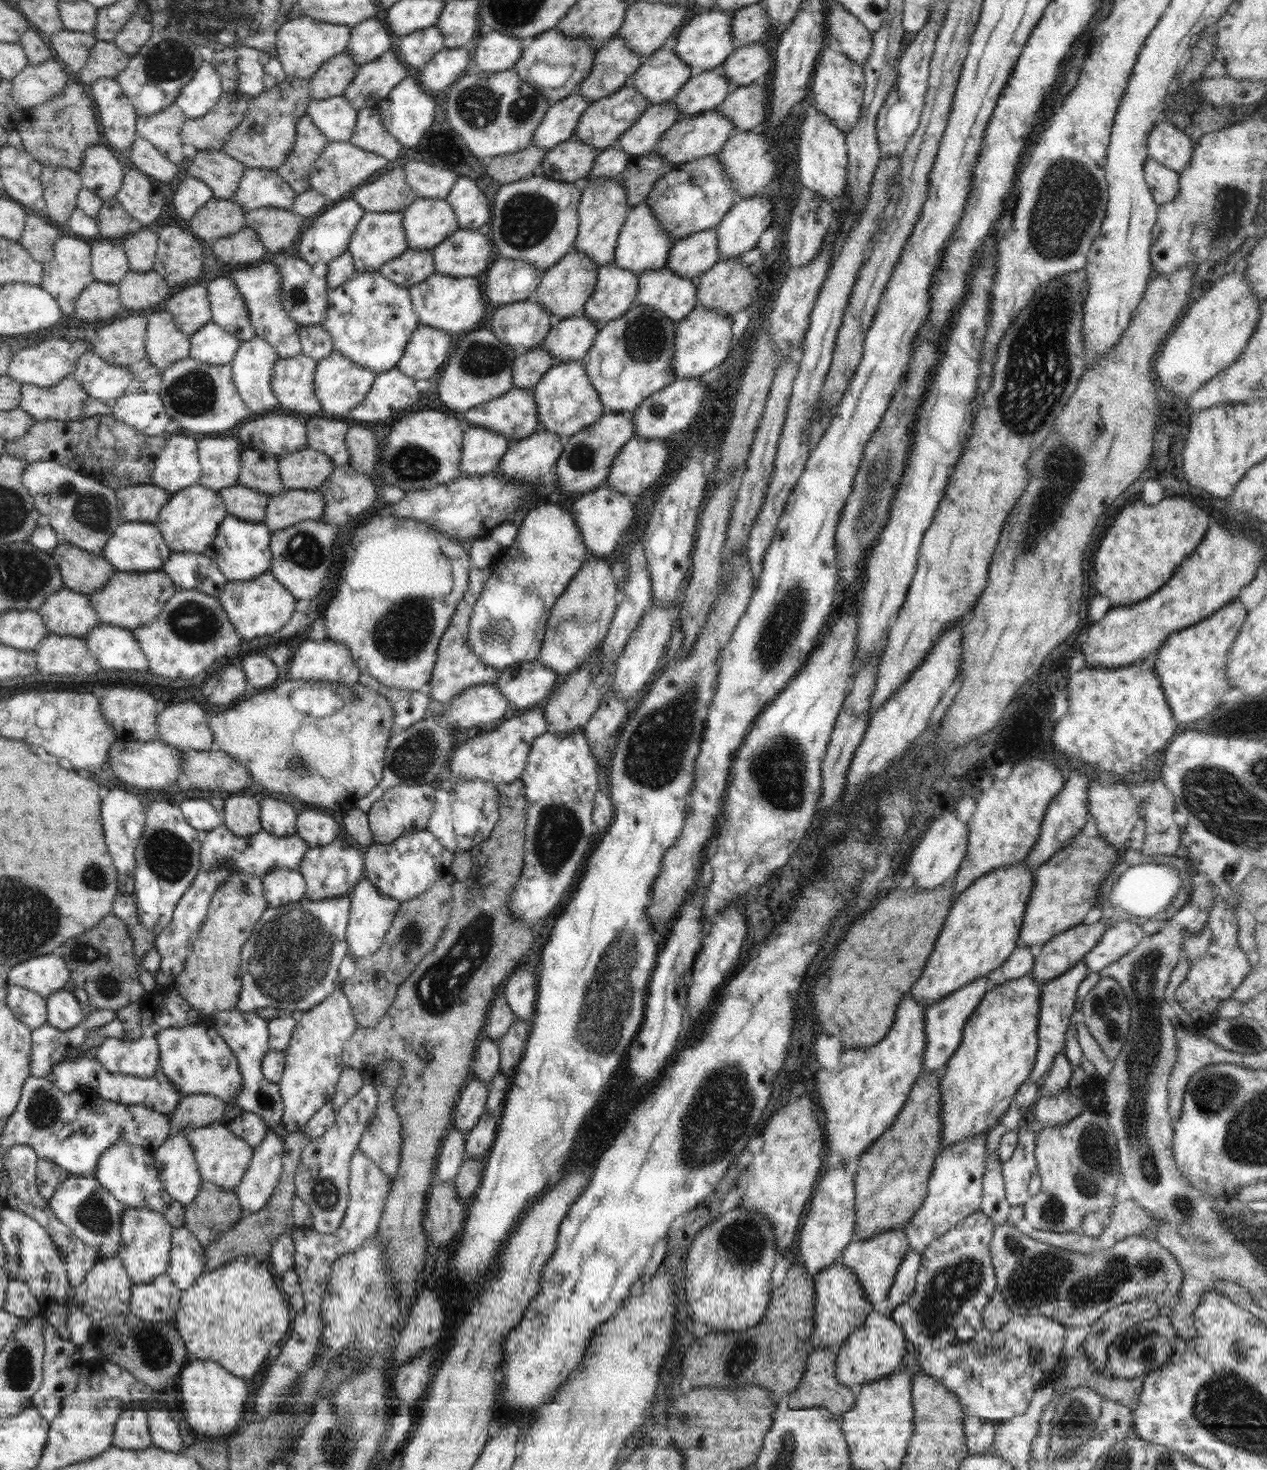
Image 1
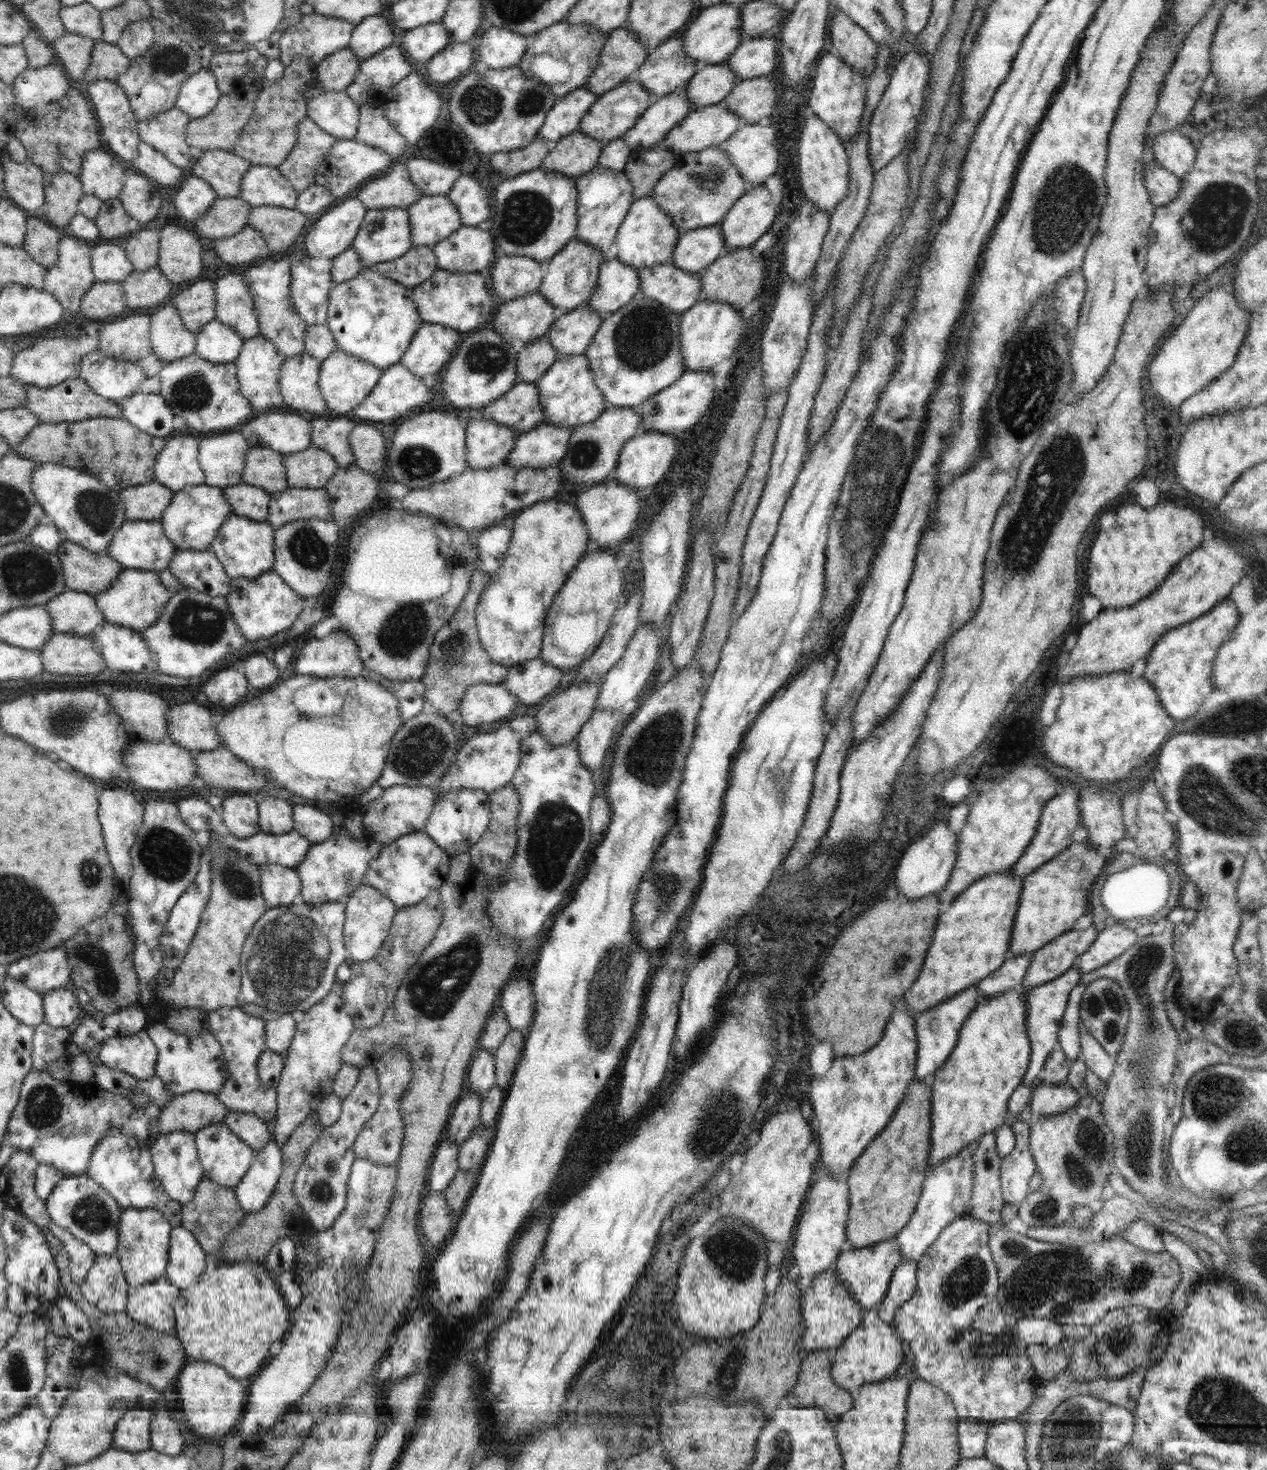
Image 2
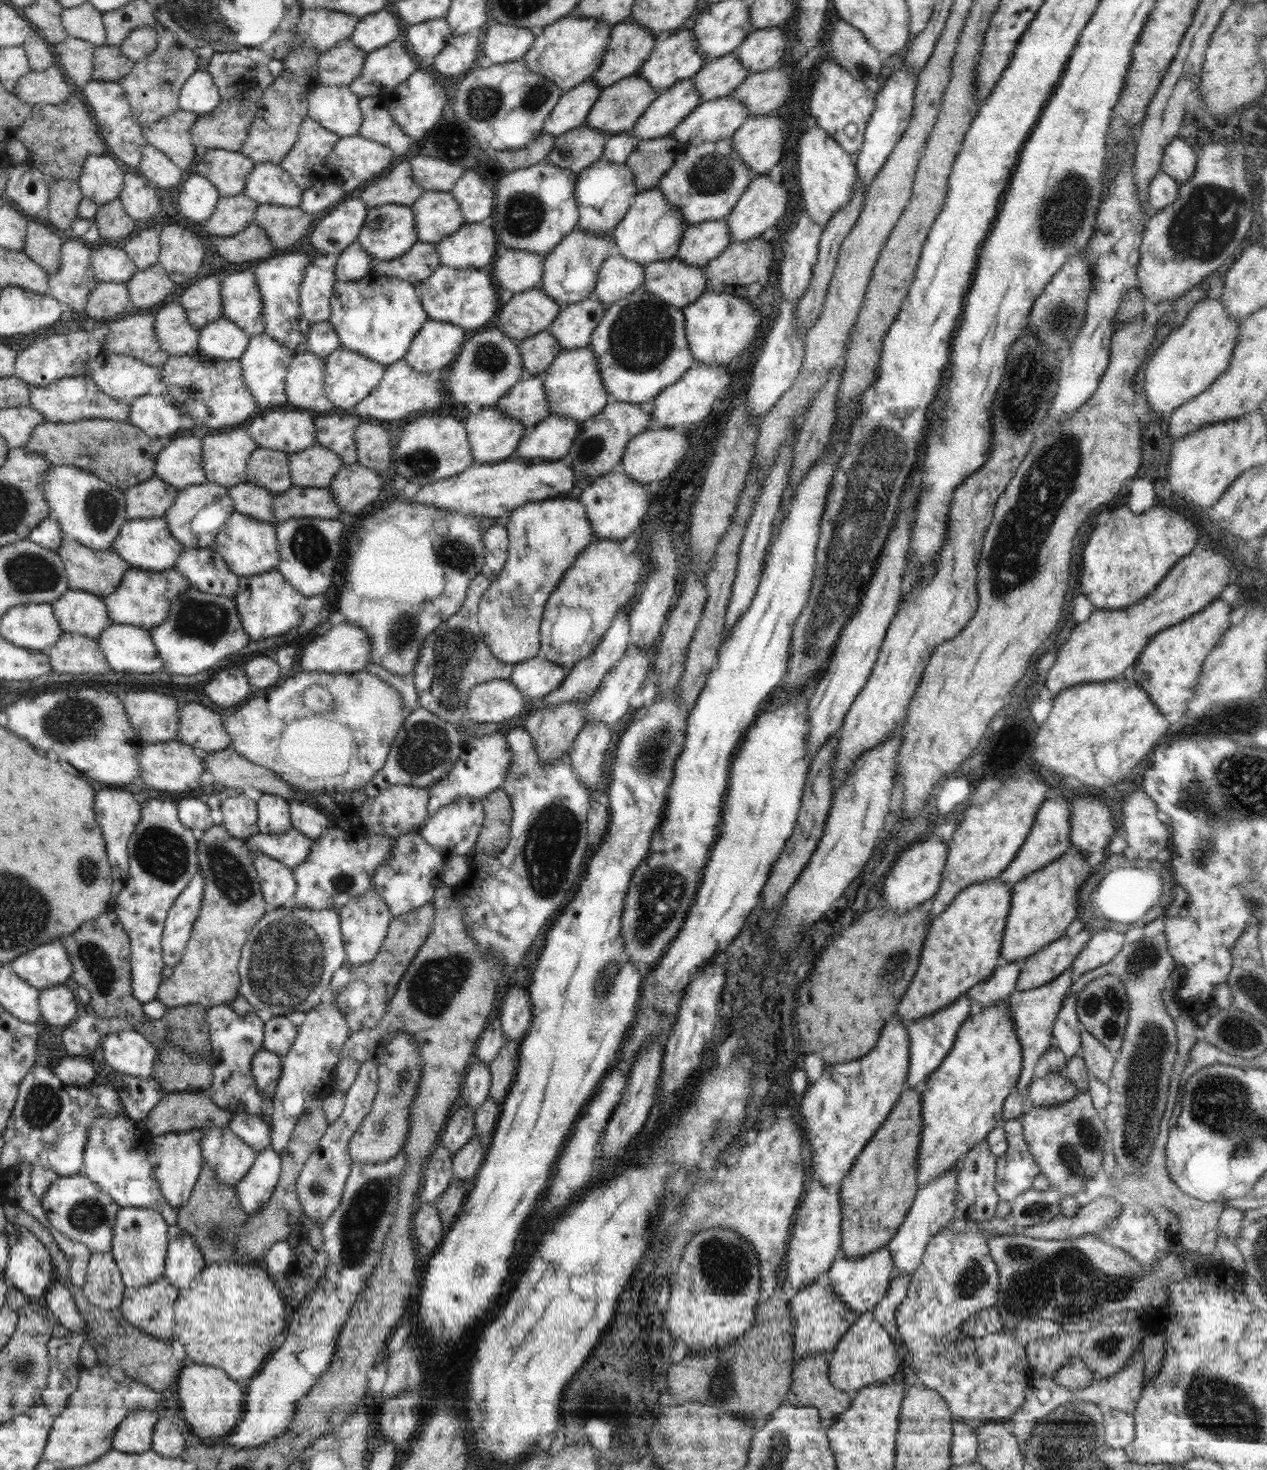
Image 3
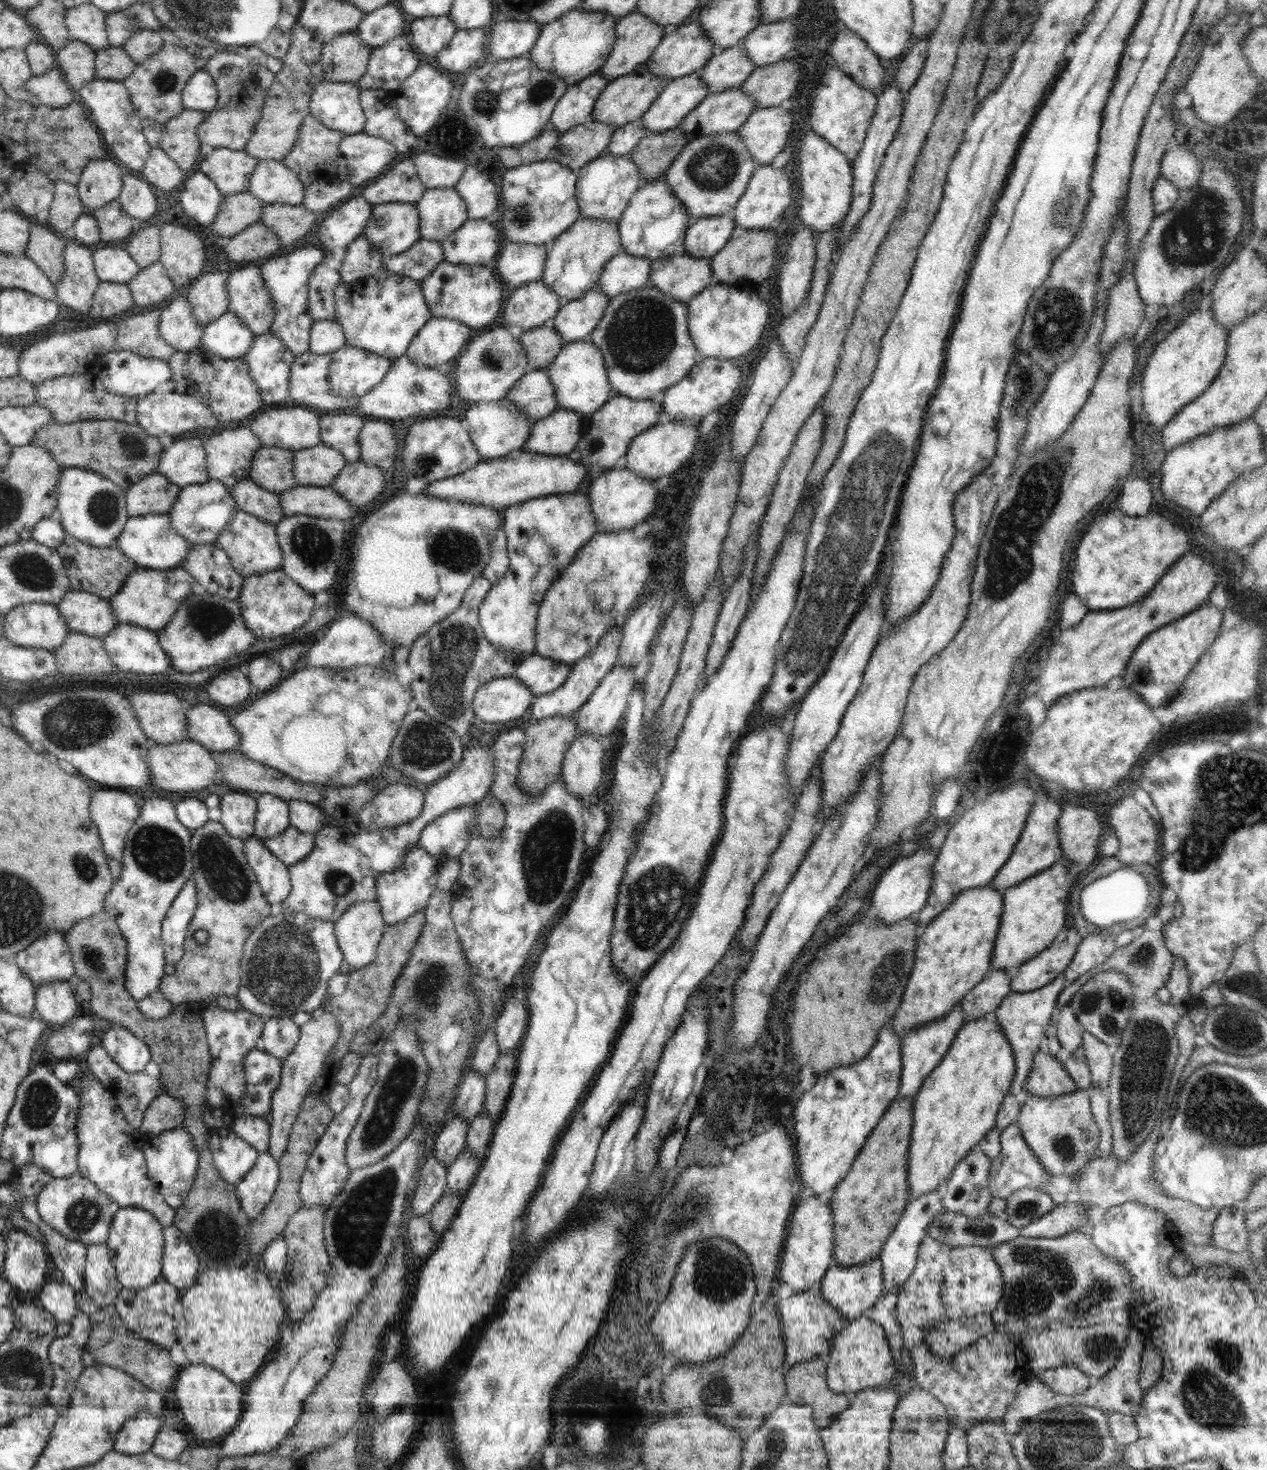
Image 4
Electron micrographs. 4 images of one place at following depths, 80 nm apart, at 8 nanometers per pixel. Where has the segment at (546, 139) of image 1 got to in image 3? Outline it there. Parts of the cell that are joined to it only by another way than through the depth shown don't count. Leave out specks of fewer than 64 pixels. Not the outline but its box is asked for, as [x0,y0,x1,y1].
[542,80,600,138]

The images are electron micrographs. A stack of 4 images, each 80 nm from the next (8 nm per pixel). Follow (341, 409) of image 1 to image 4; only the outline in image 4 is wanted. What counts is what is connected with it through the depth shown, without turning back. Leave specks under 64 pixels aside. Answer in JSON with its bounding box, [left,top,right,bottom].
[329,344,393,400]

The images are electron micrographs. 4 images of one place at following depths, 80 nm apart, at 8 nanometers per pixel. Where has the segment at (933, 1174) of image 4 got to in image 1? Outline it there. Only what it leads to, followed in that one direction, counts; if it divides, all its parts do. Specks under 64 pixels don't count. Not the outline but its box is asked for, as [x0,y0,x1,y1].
[941,972,1041,1148]

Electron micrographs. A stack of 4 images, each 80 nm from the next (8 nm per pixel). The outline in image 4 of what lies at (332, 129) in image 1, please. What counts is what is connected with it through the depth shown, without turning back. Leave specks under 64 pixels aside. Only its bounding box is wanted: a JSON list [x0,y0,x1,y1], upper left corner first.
[309,81,366,135]

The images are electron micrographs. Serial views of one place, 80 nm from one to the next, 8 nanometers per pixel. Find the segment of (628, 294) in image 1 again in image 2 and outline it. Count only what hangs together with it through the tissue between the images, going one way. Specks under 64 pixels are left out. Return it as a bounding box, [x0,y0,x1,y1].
[587,258,639,317]

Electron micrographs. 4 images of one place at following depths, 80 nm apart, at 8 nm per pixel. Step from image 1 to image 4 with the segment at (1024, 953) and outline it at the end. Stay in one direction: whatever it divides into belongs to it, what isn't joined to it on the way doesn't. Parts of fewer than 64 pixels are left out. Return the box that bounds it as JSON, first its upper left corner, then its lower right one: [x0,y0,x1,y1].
[961,966,1013,1022]

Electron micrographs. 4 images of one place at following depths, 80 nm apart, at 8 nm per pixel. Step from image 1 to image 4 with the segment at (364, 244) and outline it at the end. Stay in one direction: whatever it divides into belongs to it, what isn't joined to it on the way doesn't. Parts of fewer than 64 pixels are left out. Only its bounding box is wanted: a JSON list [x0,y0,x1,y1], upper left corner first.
[363,202,421,255]

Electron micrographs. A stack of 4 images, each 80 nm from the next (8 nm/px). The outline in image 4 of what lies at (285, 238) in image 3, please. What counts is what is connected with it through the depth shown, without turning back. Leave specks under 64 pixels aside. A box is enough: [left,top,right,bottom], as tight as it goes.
[260,203,319,246]

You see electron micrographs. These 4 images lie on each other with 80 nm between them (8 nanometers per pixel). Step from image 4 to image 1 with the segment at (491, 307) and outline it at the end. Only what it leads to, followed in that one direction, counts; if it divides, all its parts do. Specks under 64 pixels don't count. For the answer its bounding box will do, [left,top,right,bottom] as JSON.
[409,272,490,335]

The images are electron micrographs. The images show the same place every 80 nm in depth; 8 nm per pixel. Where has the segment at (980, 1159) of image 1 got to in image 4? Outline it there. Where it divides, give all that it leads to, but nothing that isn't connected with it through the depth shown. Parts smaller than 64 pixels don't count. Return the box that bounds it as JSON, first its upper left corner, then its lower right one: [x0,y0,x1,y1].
[880,1187,945,1295]

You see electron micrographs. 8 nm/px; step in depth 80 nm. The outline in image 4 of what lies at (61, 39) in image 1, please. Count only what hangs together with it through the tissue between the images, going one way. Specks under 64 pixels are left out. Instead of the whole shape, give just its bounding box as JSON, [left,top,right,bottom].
[54,39,95,91]

